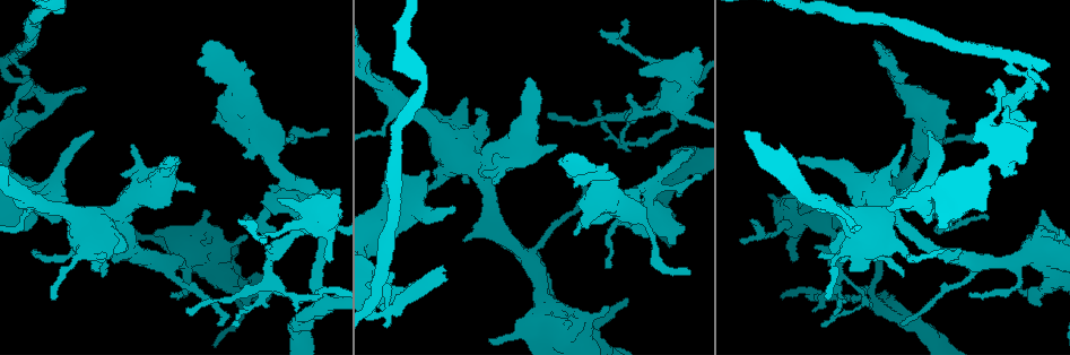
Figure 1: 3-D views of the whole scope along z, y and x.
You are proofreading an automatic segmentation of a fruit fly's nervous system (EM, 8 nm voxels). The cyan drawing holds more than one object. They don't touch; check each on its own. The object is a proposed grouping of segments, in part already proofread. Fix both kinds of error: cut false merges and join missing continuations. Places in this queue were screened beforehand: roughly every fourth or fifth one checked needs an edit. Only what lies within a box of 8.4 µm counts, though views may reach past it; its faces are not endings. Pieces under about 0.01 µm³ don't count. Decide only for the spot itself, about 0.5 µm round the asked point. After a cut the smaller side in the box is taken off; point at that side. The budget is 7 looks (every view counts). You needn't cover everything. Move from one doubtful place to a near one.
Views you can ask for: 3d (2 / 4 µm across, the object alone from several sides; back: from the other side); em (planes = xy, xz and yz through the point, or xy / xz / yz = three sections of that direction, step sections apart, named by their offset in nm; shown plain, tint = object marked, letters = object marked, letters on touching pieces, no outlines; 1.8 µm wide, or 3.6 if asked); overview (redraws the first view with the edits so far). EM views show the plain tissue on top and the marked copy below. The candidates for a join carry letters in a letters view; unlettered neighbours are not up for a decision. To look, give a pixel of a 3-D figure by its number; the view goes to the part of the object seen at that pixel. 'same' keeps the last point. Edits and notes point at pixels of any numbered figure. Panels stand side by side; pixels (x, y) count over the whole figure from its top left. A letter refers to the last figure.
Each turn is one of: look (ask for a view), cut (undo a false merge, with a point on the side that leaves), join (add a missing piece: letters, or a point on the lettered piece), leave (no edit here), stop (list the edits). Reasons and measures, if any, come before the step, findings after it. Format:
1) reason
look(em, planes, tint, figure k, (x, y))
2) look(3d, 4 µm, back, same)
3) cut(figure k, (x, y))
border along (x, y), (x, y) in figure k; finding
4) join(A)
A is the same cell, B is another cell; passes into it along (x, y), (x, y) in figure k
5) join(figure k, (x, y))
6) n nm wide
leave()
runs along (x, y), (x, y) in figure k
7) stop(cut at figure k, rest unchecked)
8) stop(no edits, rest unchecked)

free end
look(em, planes, letters, figure 1, (640, 70))

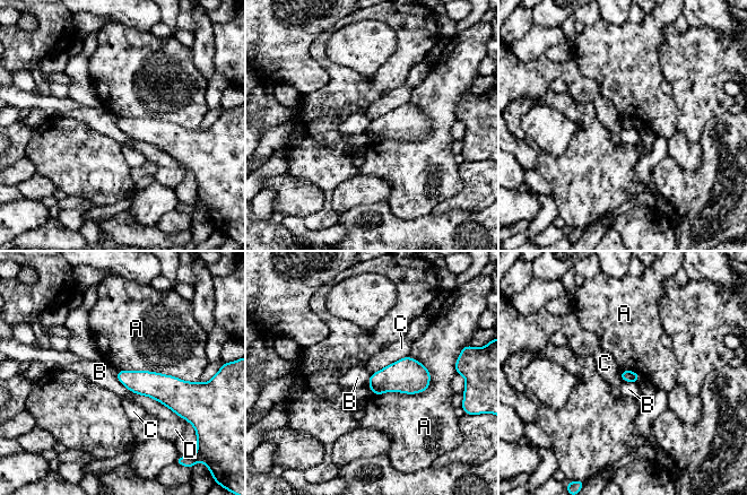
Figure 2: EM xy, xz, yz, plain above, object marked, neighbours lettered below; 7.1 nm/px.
leave()
A, B, C and D are other cells; border along (116, 371), (127, 388), (181, 418) in figure 2; no lettered piece goes on from it

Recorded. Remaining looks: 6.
sudden change in width
look(em, planes, letters, figure 1, (671, 232))

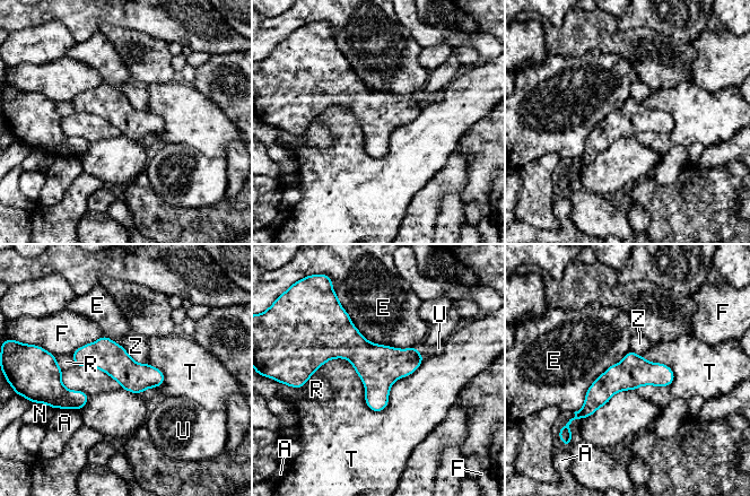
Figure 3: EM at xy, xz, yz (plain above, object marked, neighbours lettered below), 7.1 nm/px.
leave()
A, E, F, N, R, T, U and Z are other cells; border along (122, 347), (136, 362), (148, 364) in figure 3; continuous, no second neuron

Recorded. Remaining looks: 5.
arms part here
look(em, 3.6 µm, xy, step 16, tint, figure 1, (323, 302))

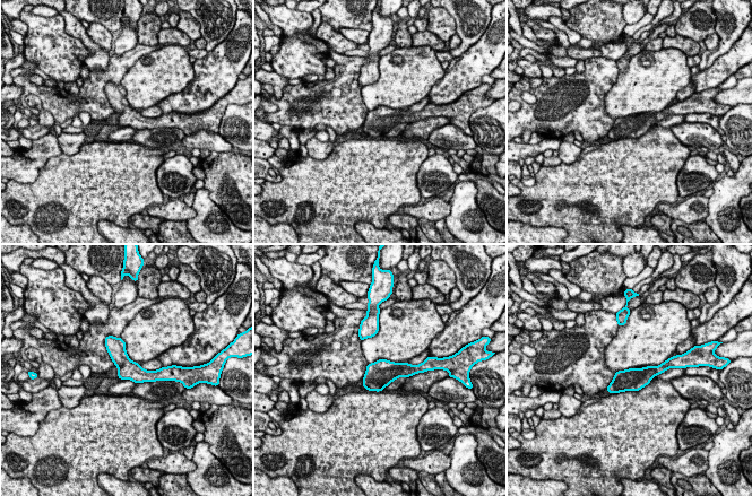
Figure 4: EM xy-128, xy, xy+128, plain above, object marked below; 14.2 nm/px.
cut it another way
look(em, 3.6 µm, planes, letters, same)

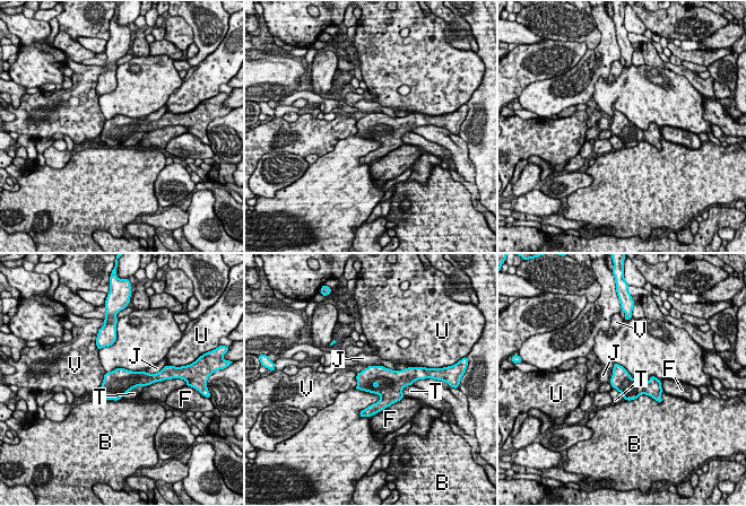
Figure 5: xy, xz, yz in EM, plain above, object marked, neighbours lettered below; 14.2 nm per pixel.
F touches over 500 nm
leave()
B, F, J, T, U and V are other cells; border along (145, 385), (133, 386), (119, 399) in figure 5; one neuron here

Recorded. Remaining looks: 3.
stop(no edits, rest unchecked)

